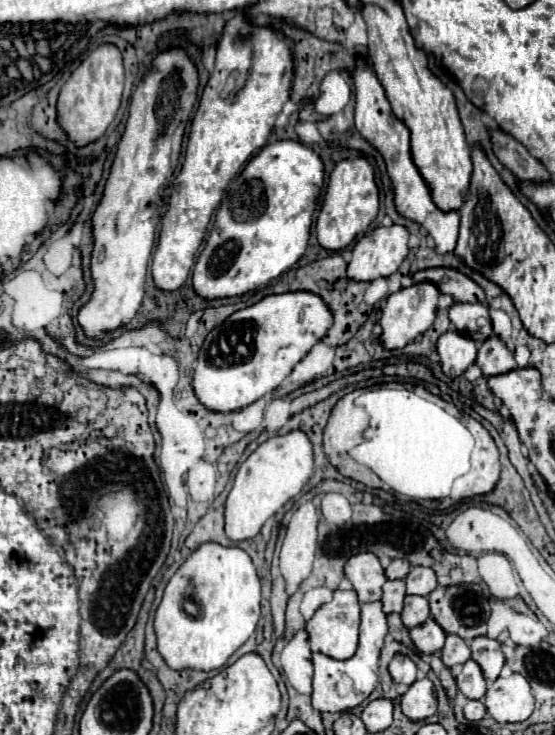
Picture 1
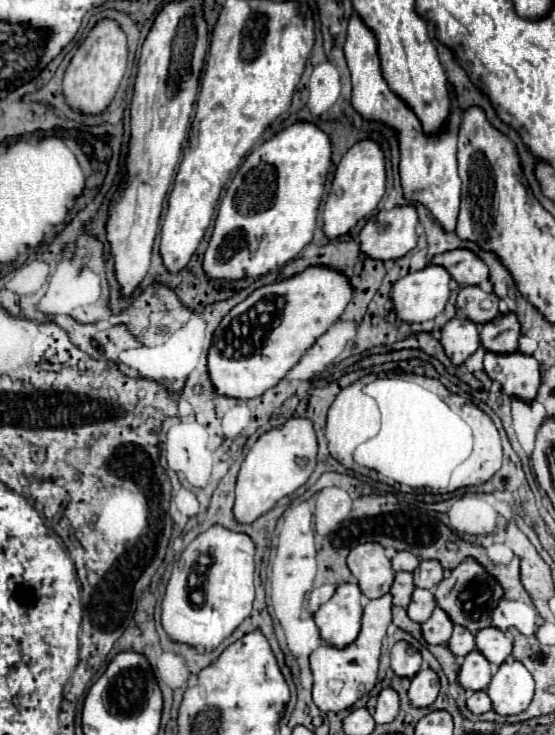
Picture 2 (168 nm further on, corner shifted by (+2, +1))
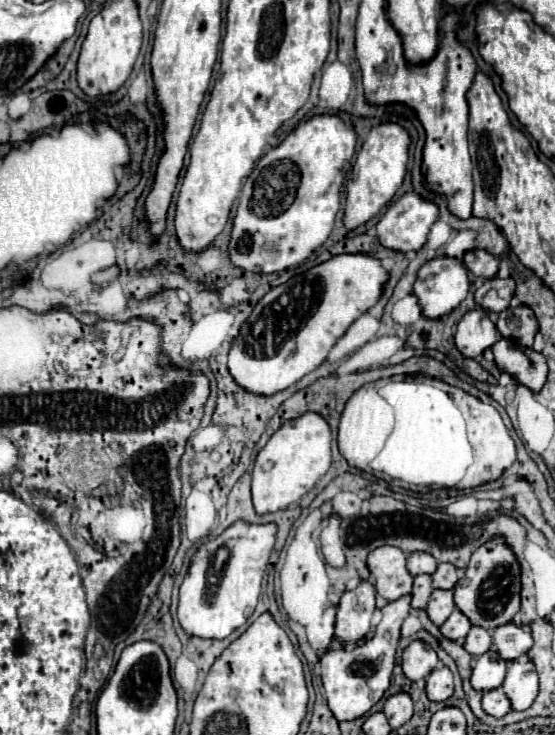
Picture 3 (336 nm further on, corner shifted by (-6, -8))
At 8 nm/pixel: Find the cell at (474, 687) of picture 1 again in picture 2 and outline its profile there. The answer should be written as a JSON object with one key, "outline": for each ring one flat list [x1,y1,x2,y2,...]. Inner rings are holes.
{"outline":[[472,650,460,666,458,672,460,684,466,690,484,690,490,684,490,678,492,678,490,662,478,650]]}

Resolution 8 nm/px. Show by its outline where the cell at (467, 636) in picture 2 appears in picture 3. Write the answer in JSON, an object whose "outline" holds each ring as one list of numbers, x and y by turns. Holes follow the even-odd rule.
{"outline":[[472,627,472,629,468,631,468,635,466,635,466,639,464,639,464,649,466,649,470,655,478,657,478,655,486,653,490,647,492,647,490,631,486,631,486,629,482,629,482,627]]}

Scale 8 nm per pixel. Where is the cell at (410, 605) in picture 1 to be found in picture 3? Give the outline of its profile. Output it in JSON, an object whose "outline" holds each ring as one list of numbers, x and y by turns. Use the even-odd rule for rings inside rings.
{"outline":[[436,589,428,601,428,607,426,607,426,613,430,617,430,621,434,625,442,625,450,613,454,611,454,601,452,601,452,591,442,591,442,589]]}

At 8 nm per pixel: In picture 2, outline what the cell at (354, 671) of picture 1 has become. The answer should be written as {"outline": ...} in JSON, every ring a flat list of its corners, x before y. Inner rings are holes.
{"outline":[[386,594,382,598,370,600,364,606,362,630,352,644,344,648,322,644,310,654,310,668,314,674,314,690,312,690,314,704,322,712,346,710,376,686,380,648,382,648,382,640,386,636,386,628,390,622,392,622,392,594]]}

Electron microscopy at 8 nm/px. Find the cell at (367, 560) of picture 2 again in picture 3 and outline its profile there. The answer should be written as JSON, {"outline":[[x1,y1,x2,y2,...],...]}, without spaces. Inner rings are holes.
{"outline":[[384,545,374,549,366,561,376,593,396,601,412,591,412,575,406,571,406,557,400,549]]}

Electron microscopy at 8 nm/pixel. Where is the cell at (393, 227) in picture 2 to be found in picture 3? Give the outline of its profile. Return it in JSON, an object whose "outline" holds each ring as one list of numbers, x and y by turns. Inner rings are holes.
{"outline":[[406,193,386,209,376,225,376,235,386,249,420,251,436,219,438,207,434,203,420,199,416,193]]}

